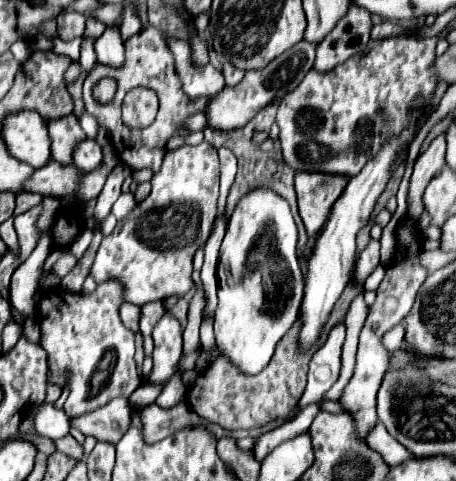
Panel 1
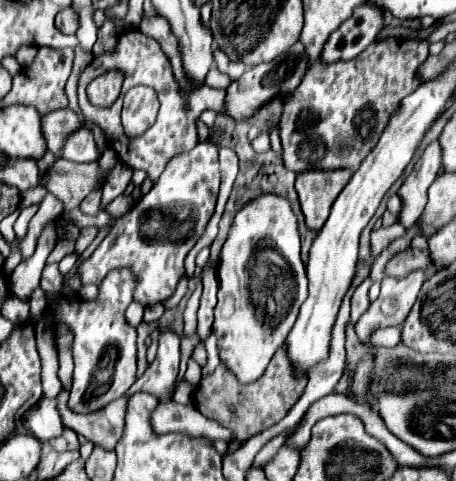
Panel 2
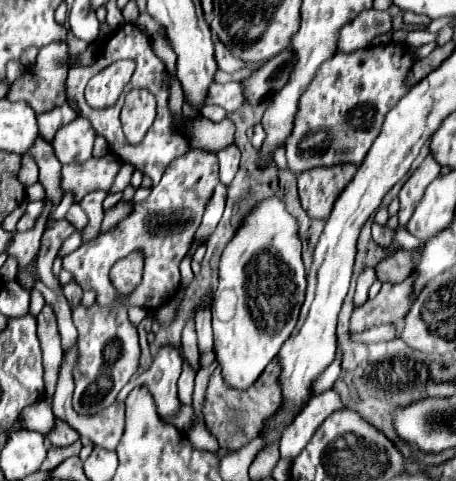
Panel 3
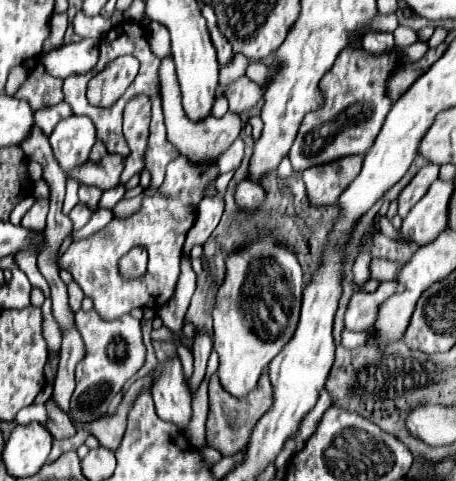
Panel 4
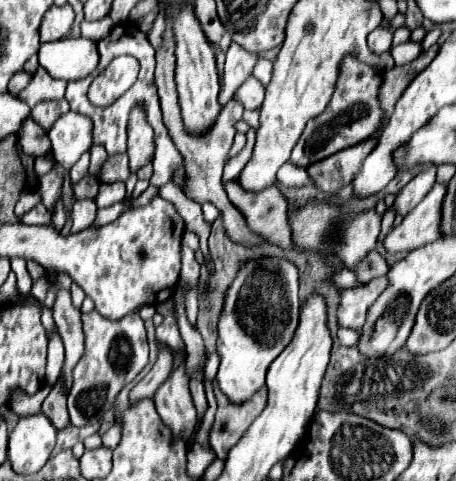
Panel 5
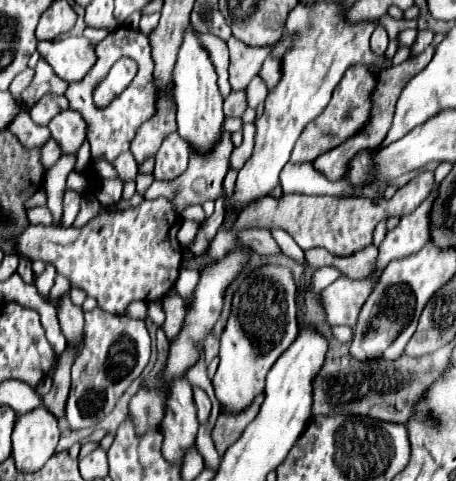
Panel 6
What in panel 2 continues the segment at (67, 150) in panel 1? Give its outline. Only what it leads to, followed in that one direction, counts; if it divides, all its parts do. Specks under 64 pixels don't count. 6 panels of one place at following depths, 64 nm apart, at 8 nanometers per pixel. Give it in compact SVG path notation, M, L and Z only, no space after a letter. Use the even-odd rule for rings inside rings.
M62 108L62 110L54 110L42 116L42 134L46 140L46 146L50 152L54 152L54 156L60 154L60 144L64 142L66 134L76 130L80 126L80 120L76 116L76 112L72 112L70 108Z

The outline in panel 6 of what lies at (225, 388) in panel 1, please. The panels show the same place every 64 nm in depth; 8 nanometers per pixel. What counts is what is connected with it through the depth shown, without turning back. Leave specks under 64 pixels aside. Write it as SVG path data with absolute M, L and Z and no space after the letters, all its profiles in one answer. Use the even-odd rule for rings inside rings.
M258 396L258 398L256 398L244 412L240 412L240 414L234 414L234 416L230 416L230 414L220 414L220 416L218 416L216 426L214 426L214 430L212 430L212 440L214 440L214 446L216 446L216 450L218 450L220 456L224 456L224 452L228 450L228 446L234 444L234 442L240 438L242 430L254 420L254 416L256 416L262 400L264 400L264 398Z

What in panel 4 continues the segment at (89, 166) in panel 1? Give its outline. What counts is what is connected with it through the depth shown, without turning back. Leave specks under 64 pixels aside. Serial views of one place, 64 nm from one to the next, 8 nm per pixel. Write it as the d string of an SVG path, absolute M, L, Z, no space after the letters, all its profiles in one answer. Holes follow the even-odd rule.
M72 114L60 120L56 130L50 134L54 156L62 166L64 174L76 168L76 164L80 166L88 160L88 154L94 142L96 142L94 122L88 116Z

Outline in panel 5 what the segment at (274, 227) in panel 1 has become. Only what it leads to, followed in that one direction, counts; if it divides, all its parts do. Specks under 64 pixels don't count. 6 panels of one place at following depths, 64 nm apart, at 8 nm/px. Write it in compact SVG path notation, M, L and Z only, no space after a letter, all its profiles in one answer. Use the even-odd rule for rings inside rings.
M264 258L242 266L226 292L224 312L218 324L220 368L216 382L232 404L250 400L264 386L268 366L296 332L298 314L298 270L294 264L280 258Z

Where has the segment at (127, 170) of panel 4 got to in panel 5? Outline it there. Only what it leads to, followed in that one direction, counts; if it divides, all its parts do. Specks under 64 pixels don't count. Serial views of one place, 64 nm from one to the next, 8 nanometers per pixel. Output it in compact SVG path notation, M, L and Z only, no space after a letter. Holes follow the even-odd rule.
M134 110L130 116L130 164L132 172L142 168L154 158L154 130L142 118L140 110Z

